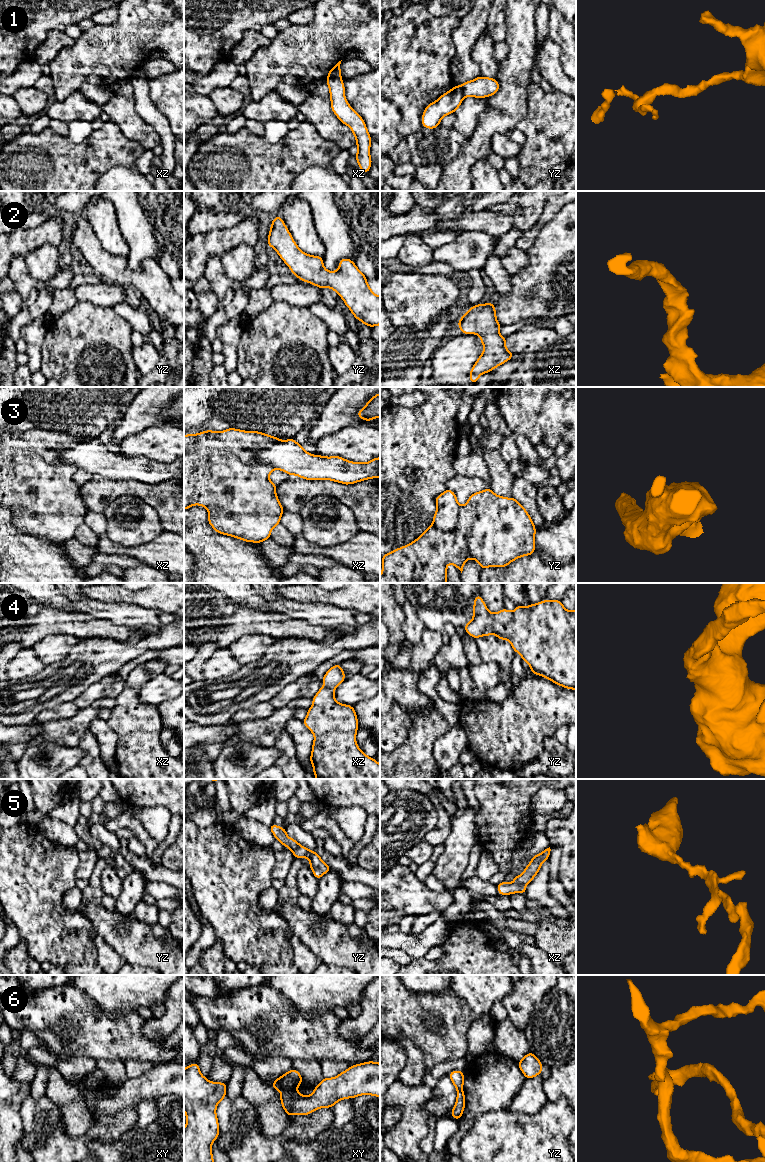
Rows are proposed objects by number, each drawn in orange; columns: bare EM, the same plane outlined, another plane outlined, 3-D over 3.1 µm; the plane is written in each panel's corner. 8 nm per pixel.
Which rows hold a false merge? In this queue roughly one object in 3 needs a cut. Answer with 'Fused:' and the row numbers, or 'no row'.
Fused: 1, 3, 6

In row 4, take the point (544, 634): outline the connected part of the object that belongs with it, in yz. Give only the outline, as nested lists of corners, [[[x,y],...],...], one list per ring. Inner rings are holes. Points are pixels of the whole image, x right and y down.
[[[477,595],[474,598],[473,618],[464,628],[475,639],[494,634],[500,640],[509,641],[514,652],[529,664],[531,673],[576,690],[576,610],[566,610],[561,601],[546,599],[528,607],[516,606],[512,612],[504,608],[490,613],[482,597]]]

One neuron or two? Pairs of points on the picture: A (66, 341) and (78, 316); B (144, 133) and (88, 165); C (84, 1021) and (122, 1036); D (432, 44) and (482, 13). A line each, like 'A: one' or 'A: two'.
A: one
B: two
C: one
D: two

